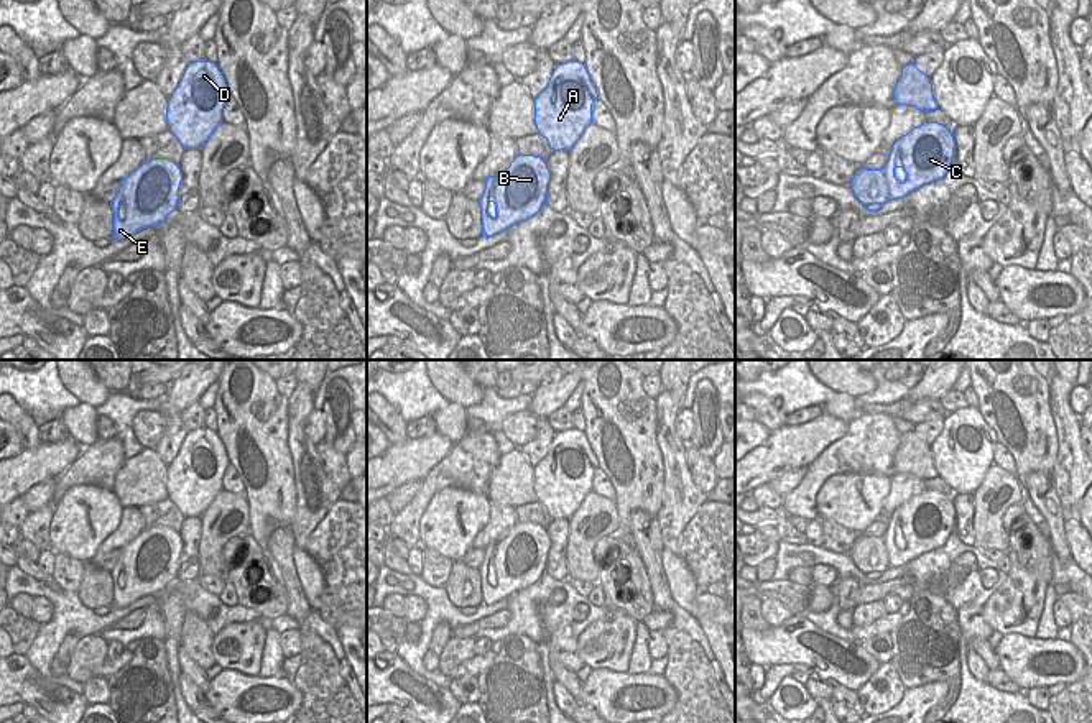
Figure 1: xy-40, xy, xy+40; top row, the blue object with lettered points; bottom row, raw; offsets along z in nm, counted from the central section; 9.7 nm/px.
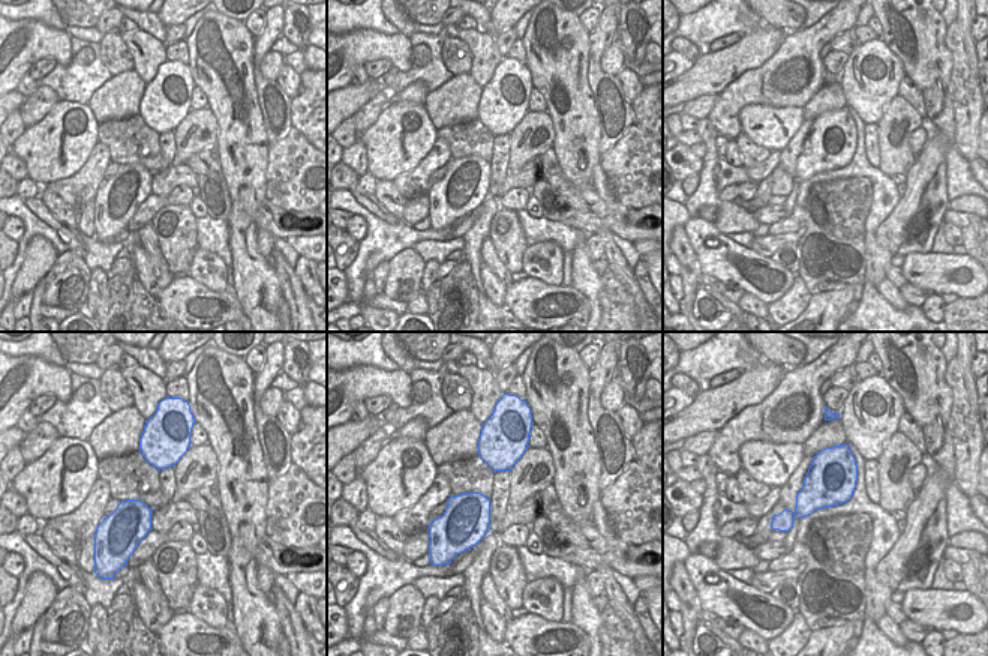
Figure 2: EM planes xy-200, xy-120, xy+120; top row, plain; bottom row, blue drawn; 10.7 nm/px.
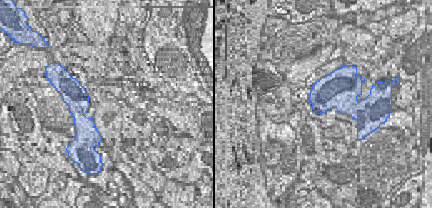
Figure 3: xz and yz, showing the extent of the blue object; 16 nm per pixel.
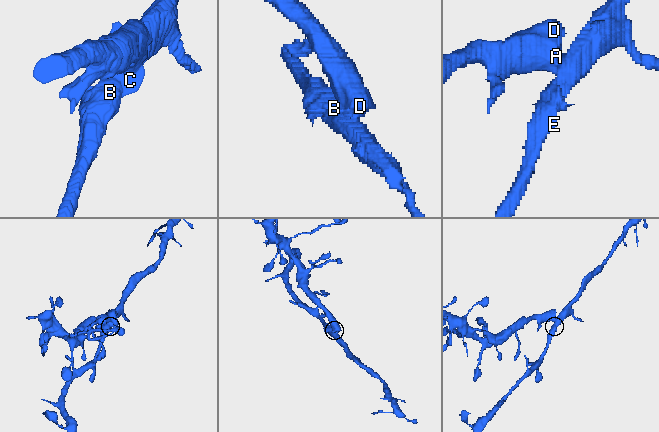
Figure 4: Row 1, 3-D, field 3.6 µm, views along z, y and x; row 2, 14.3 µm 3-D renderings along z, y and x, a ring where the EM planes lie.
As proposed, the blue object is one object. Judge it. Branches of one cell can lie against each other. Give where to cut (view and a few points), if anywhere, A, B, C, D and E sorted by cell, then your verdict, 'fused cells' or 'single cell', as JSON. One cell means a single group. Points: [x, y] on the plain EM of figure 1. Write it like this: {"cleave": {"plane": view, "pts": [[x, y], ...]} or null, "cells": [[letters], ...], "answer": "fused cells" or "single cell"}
{"cleave": {"plane": "xy", "pts": [[553, 516], [559, 518]]}, "cells": [["A", "D"], ["B", "C", "E"]], "answer": "fused cells"}

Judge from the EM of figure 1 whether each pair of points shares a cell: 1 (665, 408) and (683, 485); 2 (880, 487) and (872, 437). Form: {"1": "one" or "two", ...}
{"1": "one", "2": "two"}

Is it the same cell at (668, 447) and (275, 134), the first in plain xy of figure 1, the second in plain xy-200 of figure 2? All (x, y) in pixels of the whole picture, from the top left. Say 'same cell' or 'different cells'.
same cell

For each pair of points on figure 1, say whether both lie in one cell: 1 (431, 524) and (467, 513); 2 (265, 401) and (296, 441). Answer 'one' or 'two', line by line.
1: one
2: two

